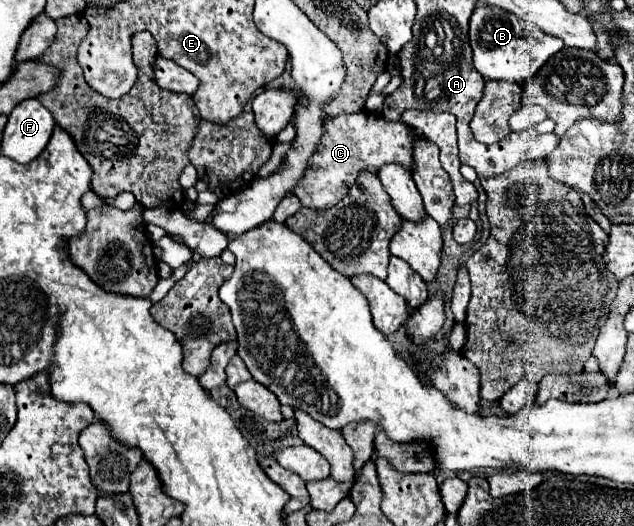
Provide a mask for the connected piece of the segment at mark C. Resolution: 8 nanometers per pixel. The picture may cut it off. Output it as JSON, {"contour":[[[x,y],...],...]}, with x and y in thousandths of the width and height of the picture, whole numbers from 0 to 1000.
{"contour":[[[563,213],[563,217],[541,217],[519,224],[509,236],[509,259],[497,281],[497,293],[491,297],[484,331],[472,342],[472,350],[459,361],[478,392],[497,395],[497,399],[516,399],[528,392],[560,350],[566,327],[579,323],[595,331],[607,312],[629,312],[639,323],[651,327],[651,274],[655,259],[645,247],[645,240],[632,232],[614,232],[604,228],[604,221],[591,213]]]}

